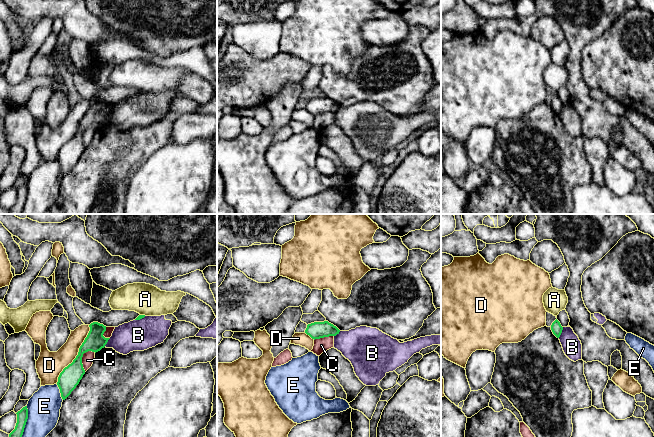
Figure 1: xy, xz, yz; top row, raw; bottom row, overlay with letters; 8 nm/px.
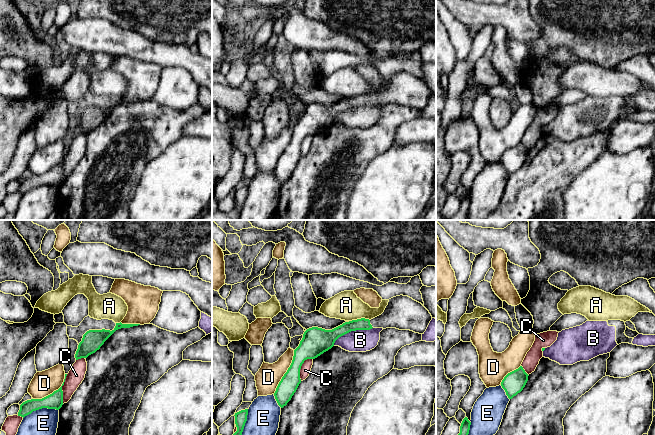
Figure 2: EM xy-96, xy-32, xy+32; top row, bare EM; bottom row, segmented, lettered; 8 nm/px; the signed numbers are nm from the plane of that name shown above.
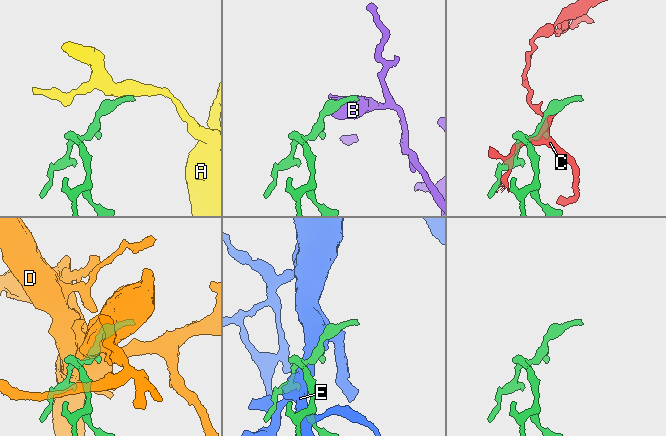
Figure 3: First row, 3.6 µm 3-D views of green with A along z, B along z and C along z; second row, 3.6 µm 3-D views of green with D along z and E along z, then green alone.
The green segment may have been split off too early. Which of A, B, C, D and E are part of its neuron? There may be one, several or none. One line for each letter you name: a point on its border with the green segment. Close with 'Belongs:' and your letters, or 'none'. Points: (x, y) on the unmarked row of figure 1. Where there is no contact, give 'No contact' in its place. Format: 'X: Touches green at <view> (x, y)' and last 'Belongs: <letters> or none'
Belongs: none

